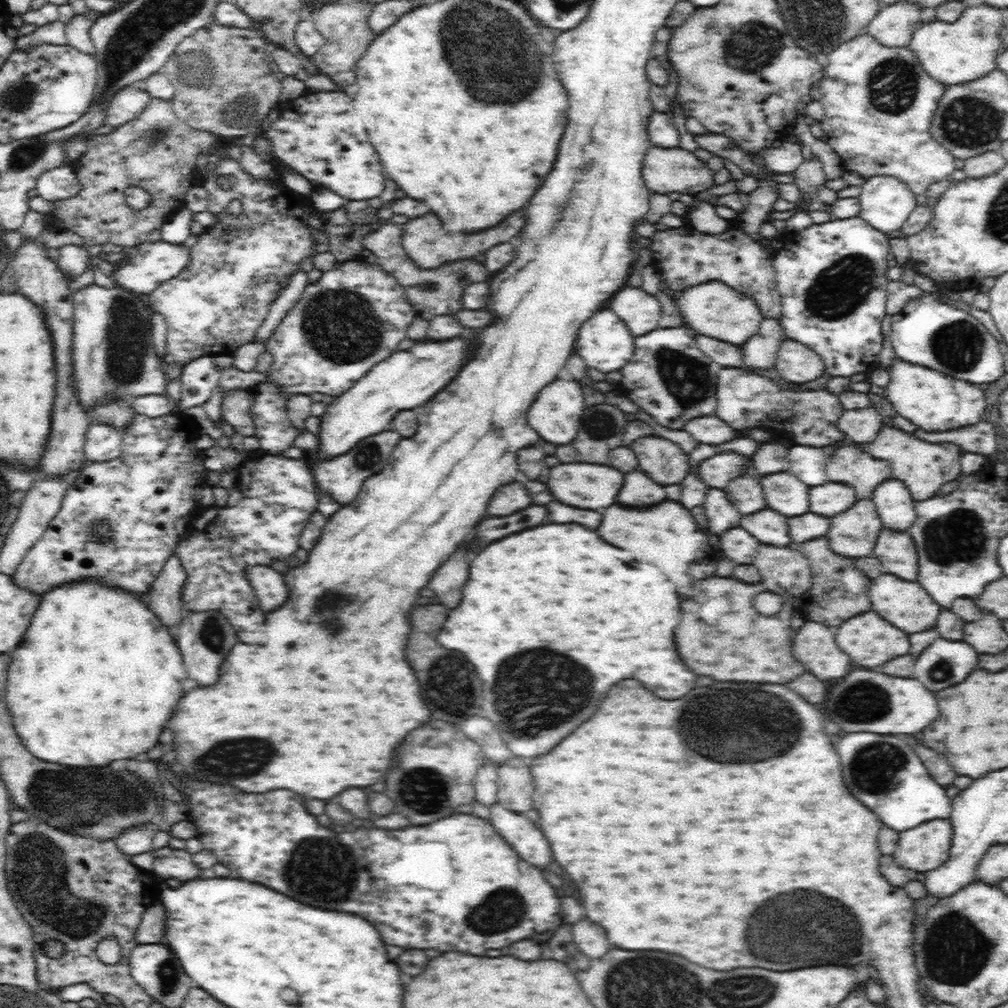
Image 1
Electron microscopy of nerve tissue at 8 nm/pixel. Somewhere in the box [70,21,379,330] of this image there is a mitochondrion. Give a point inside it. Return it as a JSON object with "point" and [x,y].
{"point":[194,68]}

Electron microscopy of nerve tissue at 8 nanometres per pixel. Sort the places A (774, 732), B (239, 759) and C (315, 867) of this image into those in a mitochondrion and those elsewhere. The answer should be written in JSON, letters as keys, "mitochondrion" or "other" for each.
{"A":"mitochondrion","B":"mitochondrion","C":"mitochondrion"}

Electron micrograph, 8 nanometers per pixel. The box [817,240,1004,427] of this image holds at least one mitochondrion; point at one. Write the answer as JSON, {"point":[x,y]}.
{"point":[958,346]}

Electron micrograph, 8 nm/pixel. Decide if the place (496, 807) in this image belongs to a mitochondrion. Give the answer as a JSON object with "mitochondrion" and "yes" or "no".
{"mitochondrion":"no"}

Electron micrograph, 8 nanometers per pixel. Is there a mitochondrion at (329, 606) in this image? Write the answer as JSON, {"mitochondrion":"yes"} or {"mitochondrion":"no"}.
{"mitochondrion":"yes"}

